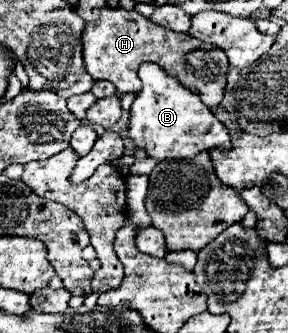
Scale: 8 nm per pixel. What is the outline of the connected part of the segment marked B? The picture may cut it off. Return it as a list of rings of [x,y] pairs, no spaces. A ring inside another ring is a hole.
[[[143,63],[139,67],[139,79],[143,87],[129,109],[127,127],[127,133],[135,141],[137,149],[143,149],[157,161],[179,161],[193,159],[201,151],[215,147],[223,147],[223,151],[231,147],[227,127],[209,111],[207,105],[203,105],[195,93],[179,85],[177,79],[171,79],[171,75],[167,75],[155,63]]]

